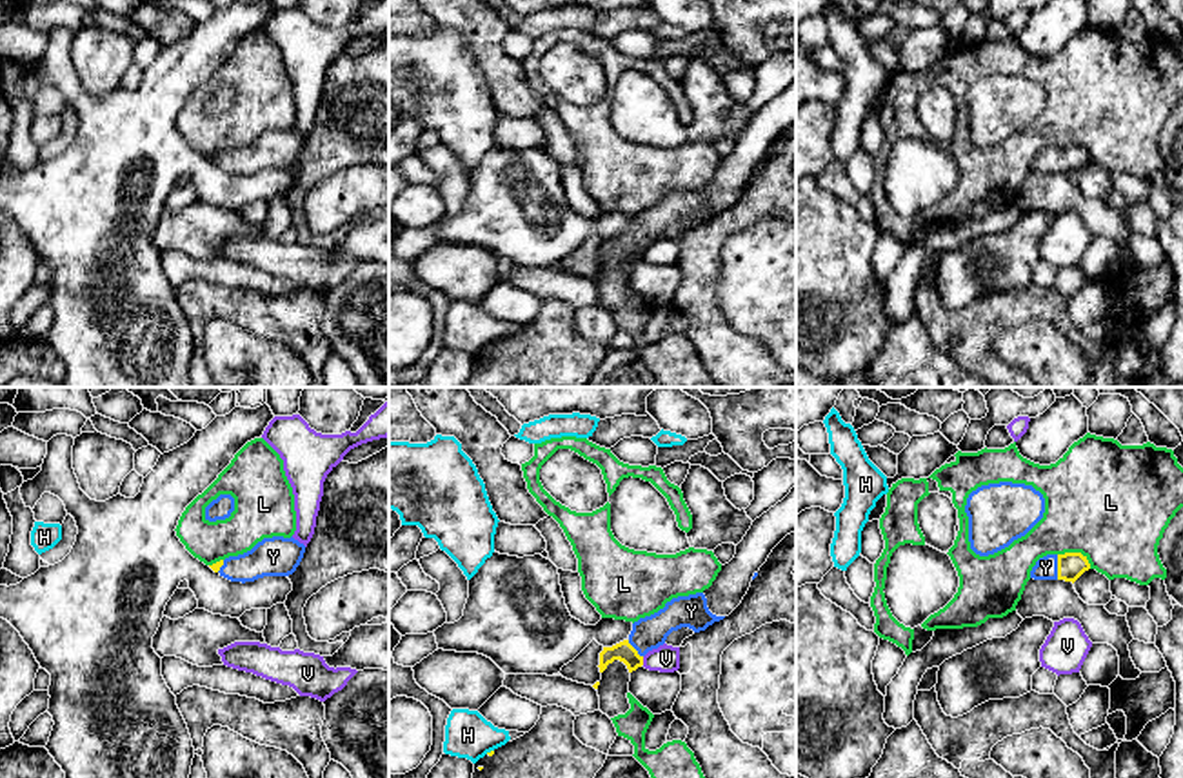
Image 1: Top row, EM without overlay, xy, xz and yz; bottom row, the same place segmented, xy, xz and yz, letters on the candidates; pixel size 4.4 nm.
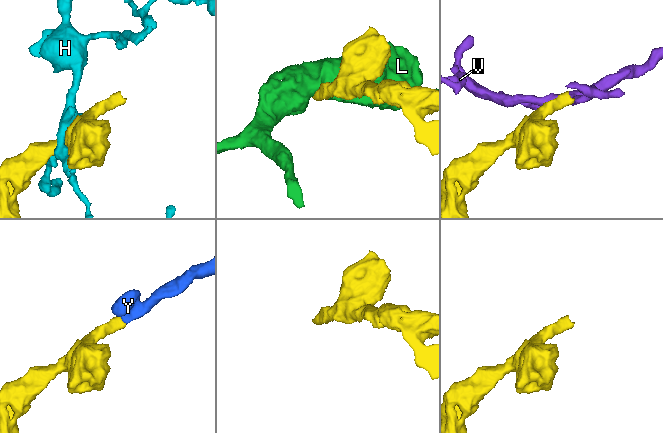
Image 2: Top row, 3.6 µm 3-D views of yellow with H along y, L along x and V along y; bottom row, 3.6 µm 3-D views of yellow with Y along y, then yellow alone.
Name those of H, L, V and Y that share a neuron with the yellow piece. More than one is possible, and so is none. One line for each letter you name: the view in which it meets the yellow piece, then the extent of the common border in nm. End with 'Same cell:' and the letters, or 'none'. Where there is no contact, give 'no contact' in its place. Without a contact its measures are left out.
Y: yz | 110 nm
Same cell: Y

